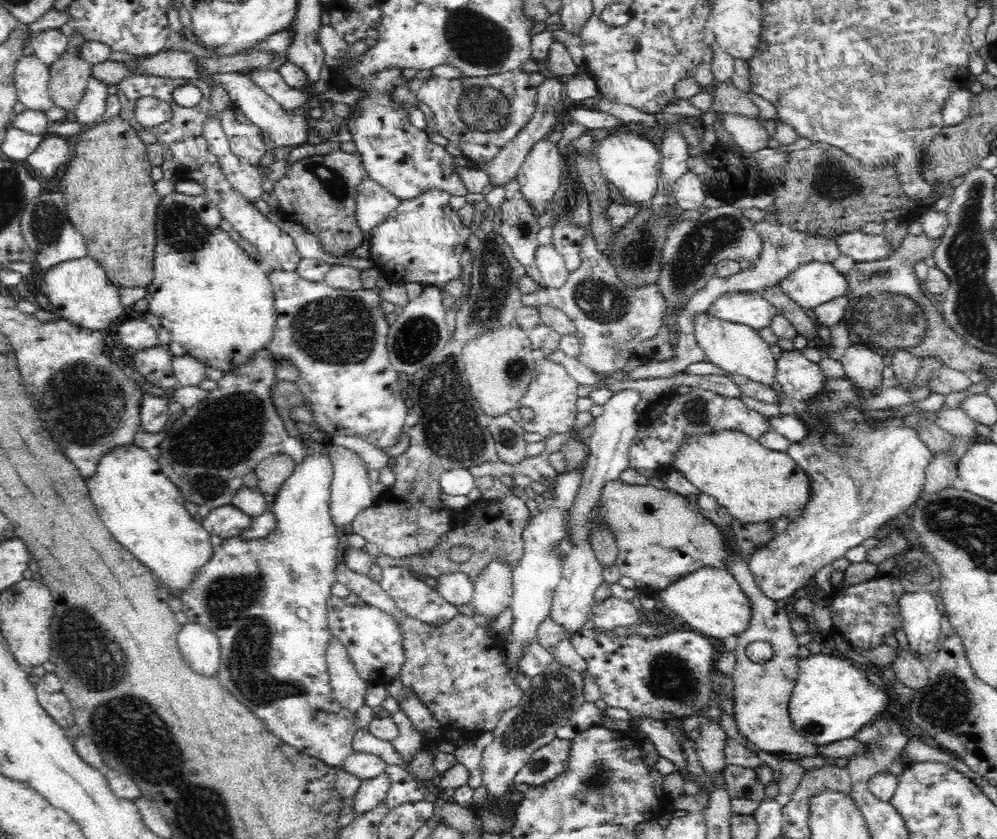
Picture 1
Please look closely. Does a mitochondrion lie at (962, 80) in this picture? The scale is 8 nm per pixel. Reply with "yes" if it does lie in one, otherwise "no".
no

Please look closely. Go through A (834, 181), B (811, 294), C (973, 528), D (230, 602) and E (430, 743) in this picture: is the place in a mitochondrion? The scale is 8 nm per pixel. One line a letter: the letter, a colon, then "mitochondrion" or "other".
A: mitochondrion
B: other
C: mitochondrion
D: mitochondrion
E: other

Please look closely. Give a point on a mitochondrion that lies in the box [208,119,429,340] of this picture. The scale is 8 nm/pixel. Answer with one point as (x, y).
(335, 184)

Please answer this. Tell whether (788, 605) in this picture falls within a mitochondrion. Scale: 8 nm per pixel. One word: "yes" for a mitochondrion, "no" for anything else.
no

